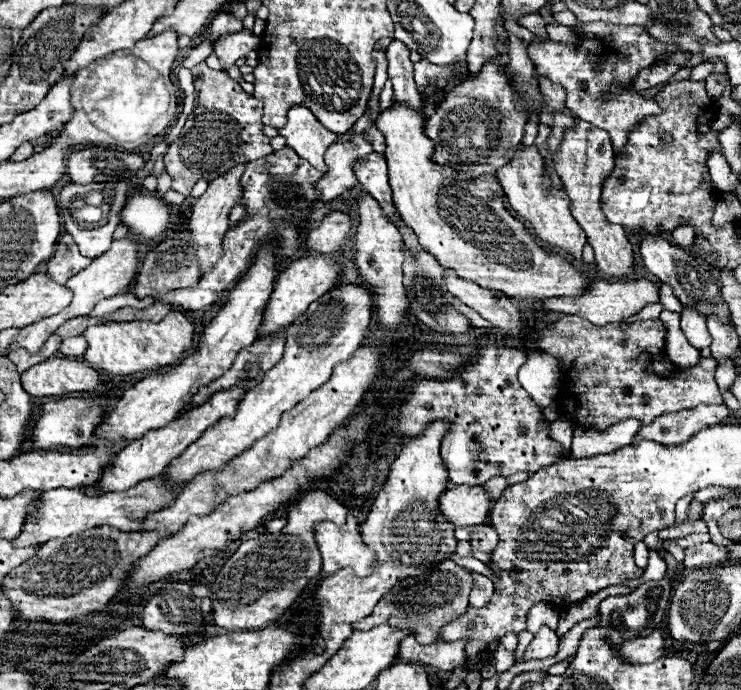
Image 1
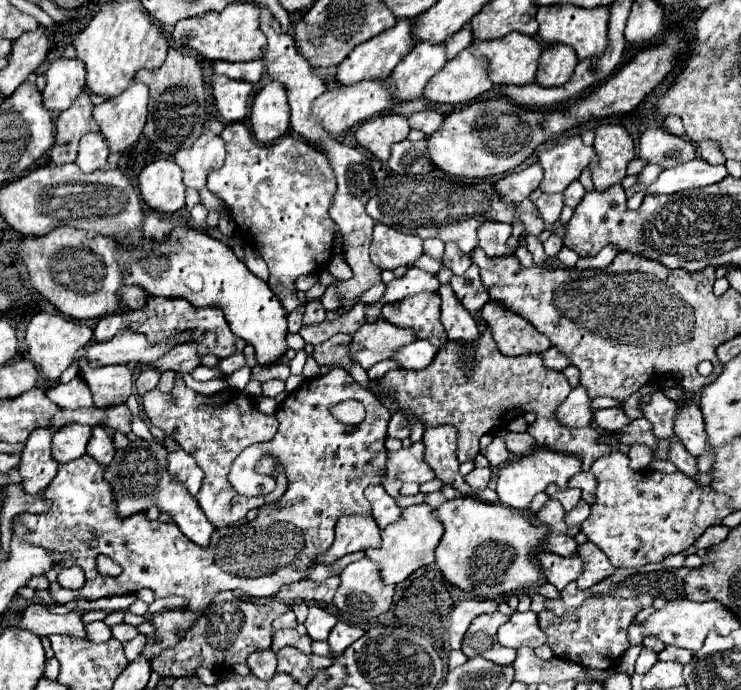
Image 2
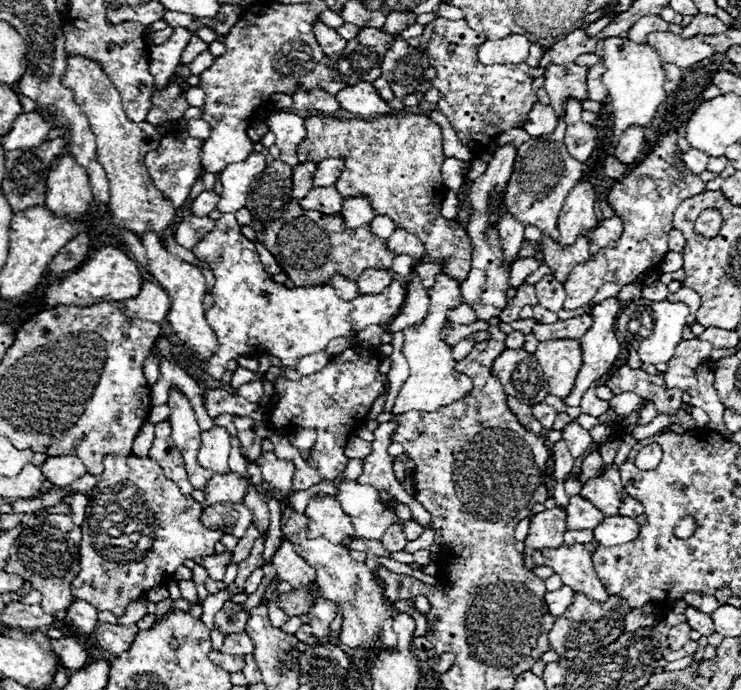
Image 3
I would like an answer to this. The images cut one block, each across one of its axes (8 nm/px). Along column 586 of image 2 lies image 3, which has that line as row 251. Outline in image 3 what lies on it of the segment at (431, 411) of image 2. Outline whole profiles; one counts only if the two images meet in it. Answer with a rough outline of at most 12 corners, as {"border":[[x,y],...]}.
{"border":[[428,116],[304,118],[300,162],[344,158],[338,192],[452,256],[442,128]]}

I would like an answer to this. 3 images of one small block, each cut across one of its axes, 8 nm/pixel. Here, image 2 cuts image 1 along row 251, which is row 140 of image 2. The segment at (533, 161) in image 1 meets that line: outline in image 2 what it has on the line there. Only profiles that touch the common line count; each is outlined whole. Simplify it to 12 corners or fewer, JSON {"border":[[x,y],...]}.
{"border":[[580,136],[546,144],[540,190],[564,192],[596,160]]}

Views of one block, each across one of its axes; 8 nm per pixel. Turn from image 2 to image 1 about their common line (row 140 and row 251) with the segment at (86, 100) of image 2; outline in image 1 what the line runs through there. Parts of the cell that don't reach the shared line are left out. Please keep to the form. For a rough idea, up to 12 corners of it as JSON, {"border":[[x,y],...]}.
{"border":[[70,234],[56,244],[48,260],[48,276],[54,282],[66,280],[86,266],[90,258],[78,252]]}

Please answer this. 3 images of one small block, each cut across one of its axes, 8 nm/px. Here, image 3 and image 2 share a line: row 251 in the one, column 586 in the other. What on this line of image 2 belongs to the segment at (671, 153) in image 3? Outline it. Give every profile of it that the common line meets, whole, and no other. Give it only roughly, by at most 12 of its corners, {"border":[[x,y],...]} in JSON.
{"border":[[588,598],[538,626],[558,658],[610,670],[630,646],[628,626],[652,606],[636,598]]}

